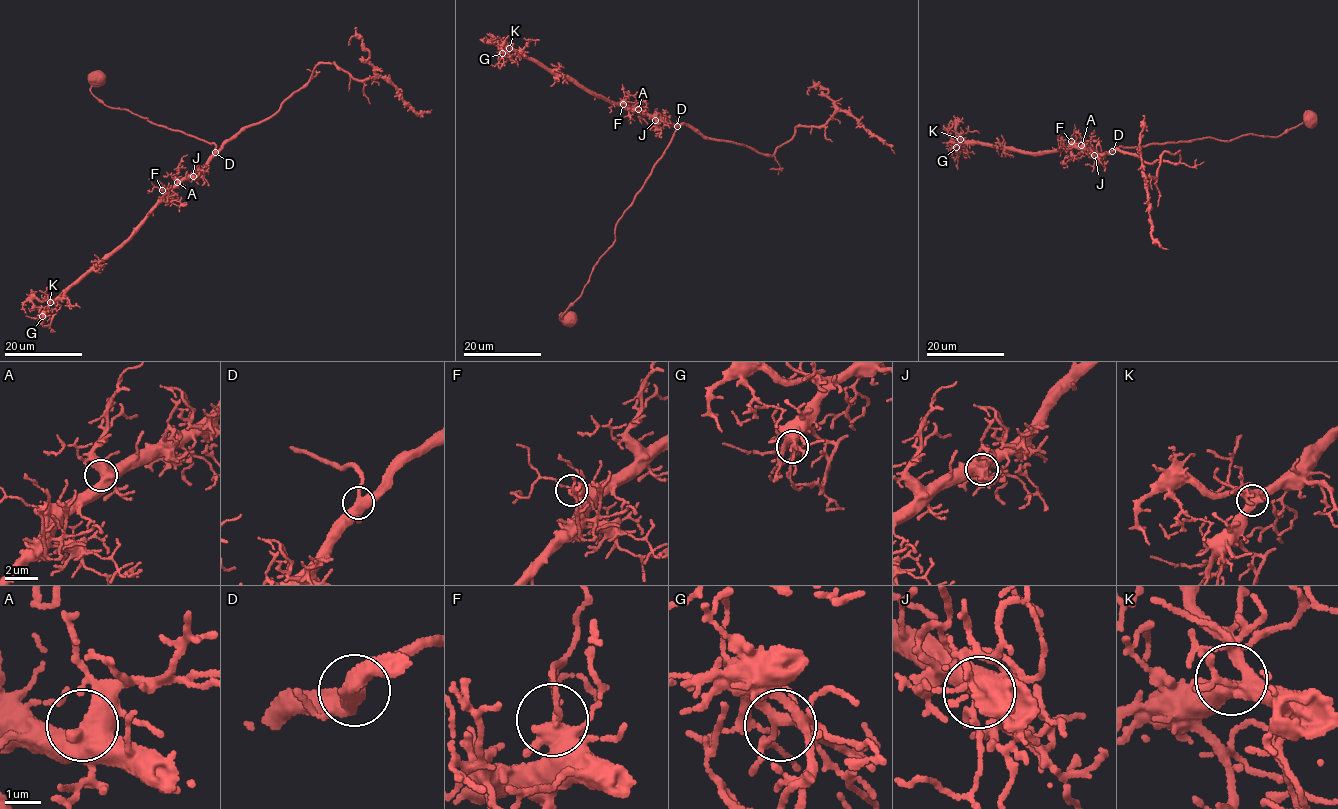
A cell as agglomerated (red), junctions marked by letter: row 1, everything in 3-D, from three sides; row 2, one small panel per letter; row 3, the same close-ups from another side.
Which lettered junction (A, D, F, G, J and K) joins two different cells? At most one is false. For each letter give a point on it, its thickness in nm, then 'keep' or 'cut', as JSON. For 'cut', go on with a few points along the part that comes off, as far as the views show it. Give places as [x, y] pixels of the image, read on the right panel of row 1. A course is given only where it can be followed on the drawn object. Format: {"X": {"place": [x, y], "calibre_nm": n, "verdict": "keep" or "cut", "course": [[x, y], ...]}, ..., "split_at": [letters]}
{"A": {"place": [1081, 145], "calibre_nm": 500, "verdict": "keep"}, "D": {"place": [1112, 151], "calibre_nm": 440, "verdict": "keep"}, "F": {"place": [1071, 141], "calibre_nm": 320, "verdict": "keep"}, "G": {"place": [956, 147], "calibre_nm": 240, "verdict": "keep"}, "J": {"place": [1094, 155], "calibre_nm": 420, "verdict": "keep"}, "K": {"place": [960, 139], "calibre_nm": 420, "verdict": "keep"}, "split_at": []}

